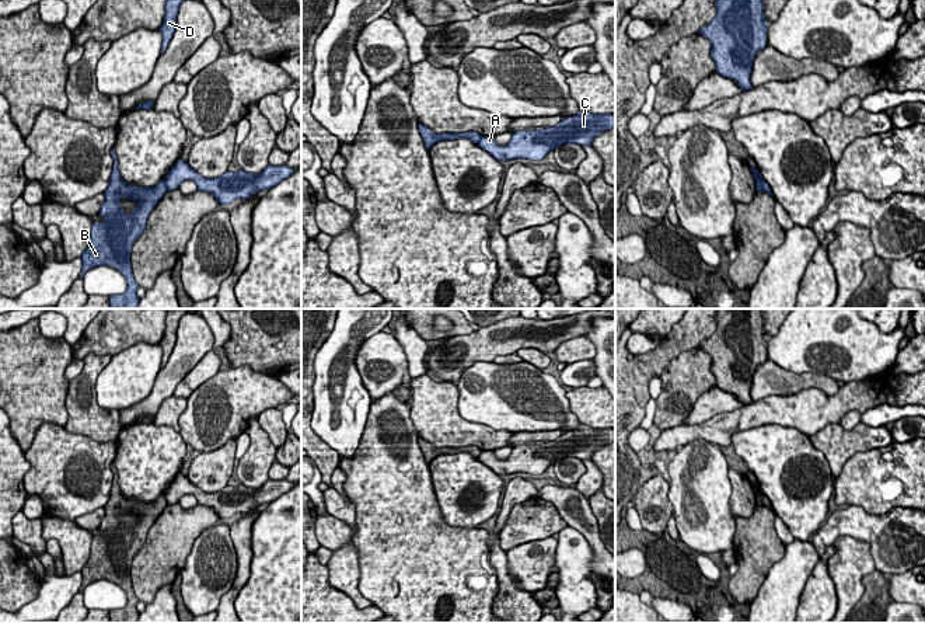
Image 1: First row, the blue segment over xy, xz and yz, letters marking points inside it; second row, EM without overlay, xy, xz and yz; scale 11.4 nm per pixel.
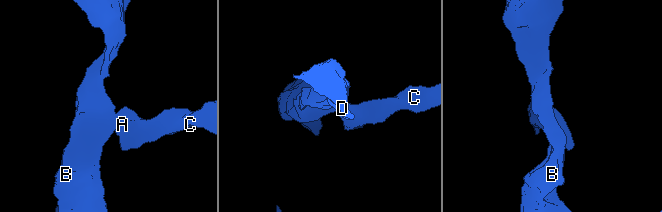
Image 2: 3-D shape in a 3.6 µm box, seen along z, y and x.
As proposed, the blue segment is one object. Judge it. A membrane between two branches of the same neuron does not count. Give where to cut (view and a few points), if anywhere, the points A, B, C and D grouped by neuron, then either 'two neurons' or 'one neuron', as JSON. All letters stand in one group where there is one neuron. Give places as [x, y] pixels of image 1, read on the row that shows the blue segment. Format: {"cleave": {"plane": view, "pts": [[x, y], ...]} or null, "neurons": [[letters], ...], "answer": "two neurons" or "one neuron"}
{"cleave": {"plane": "yz", "pts": [[757, 171], [757, 178], [764, 191]]}, "neurons": [["A", "C"], ["B", "D"]], "answer": "two neurons"}

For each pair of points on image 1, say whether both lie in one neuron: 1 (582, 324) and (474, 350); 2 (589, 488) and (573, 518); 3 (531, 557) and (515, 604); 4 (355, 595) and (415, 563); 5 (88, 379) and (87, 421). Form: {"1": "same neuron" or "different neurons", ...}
{"1": "same neuron", "2": "different neurons", "3": "different neurons", "4": "different neurons", "5": "same neuron"}

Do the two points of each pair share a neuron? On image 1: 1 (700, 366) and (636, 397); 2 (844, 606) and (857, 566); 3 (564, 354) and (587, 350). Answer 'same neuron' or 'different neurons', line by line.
1: different neurons
2: same neuron
3: same neuron

